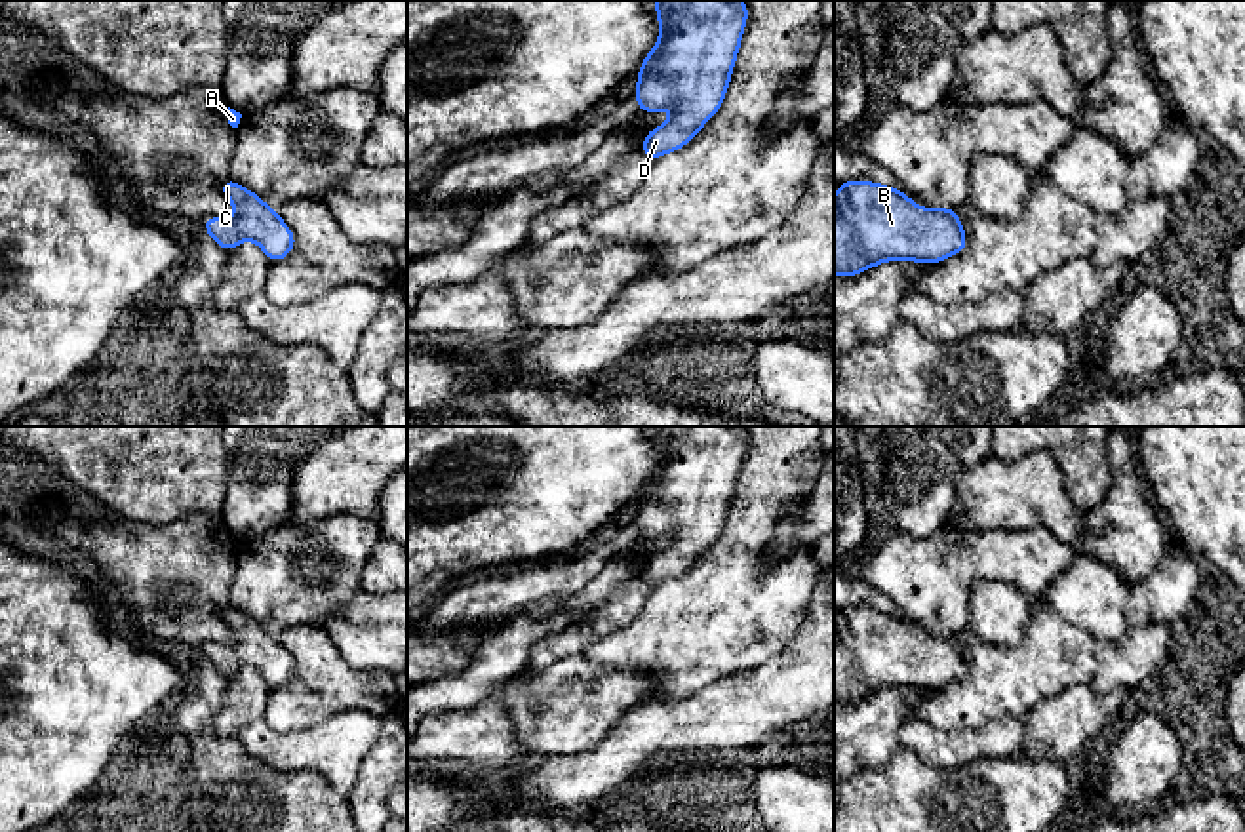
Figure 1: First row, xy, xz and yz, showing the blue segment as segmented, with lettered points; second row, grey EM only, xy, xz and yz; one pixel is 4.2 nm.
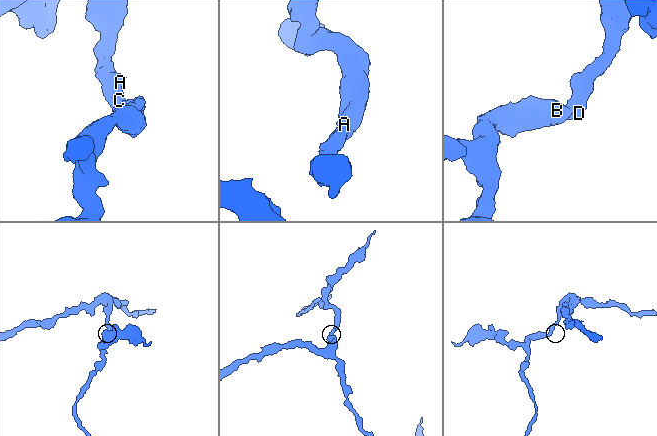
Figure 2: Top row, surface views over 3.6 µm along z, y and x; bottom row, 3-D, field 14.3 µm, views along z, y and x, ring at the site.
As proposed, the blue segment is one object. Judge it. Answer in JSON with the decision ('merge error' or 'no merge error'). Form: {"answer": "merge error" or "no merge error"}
{"answer": "no merge error"}

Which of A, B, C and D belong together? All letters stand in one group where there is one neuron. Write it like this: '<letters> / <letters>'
A B C D

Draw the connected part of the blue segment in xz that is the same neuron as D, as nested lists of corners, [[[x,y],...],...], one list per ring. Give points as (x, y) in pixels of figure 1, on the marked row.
[[[655,0],[661,38],[638,72],[636,101],[640,112],[670,107],[668,124],[645,135],[642,152],[655,160],[682,149],[721,107],[737,59],[748,8],[742,0]]]

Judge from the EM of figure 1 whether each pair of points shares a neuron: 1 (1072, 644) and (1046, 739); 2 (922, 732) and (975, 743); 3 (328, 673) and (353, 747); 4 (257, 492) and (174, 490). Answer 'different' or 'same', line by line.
1: different
2: same
3: different
4: different

